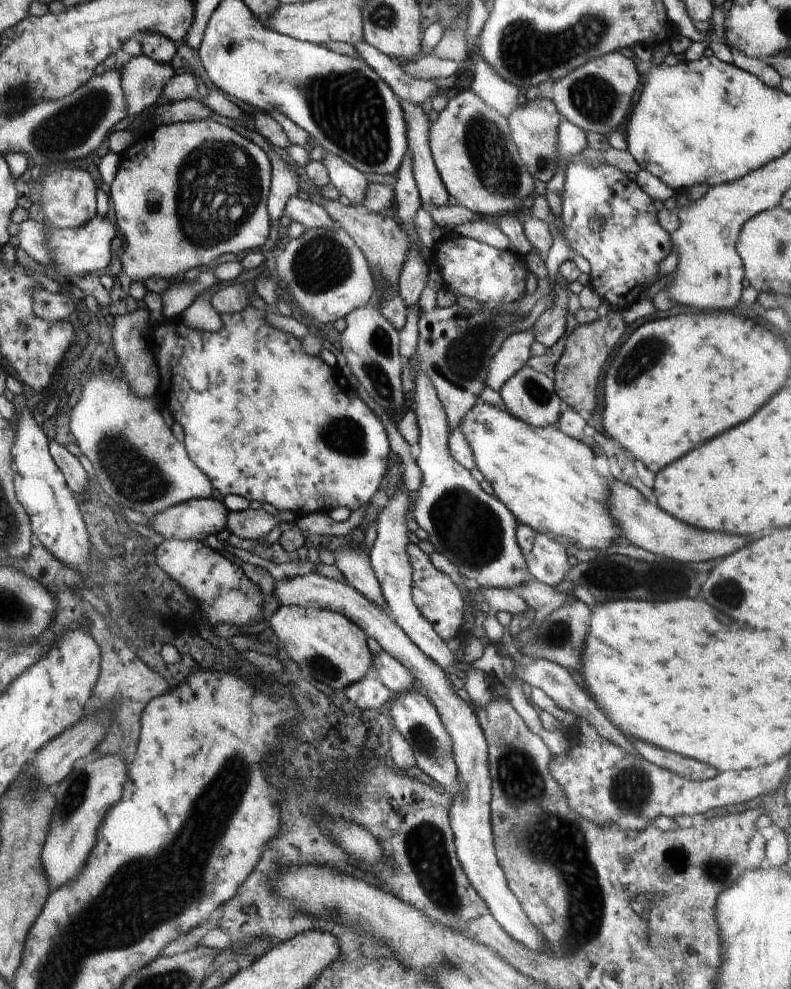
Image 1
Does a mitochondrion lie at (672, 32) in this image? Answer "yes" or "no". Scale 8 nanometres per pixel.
no

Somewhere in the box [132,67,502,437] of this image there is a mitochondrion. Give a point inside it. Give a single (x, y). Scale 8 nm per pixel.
(218, 188)

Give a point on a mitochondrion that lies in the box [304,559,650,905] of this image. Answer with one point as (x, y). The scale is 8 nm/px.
(557, 632)

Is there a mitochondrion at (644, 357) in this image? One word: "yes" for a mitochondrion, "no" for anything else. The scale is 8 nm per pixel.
yes

